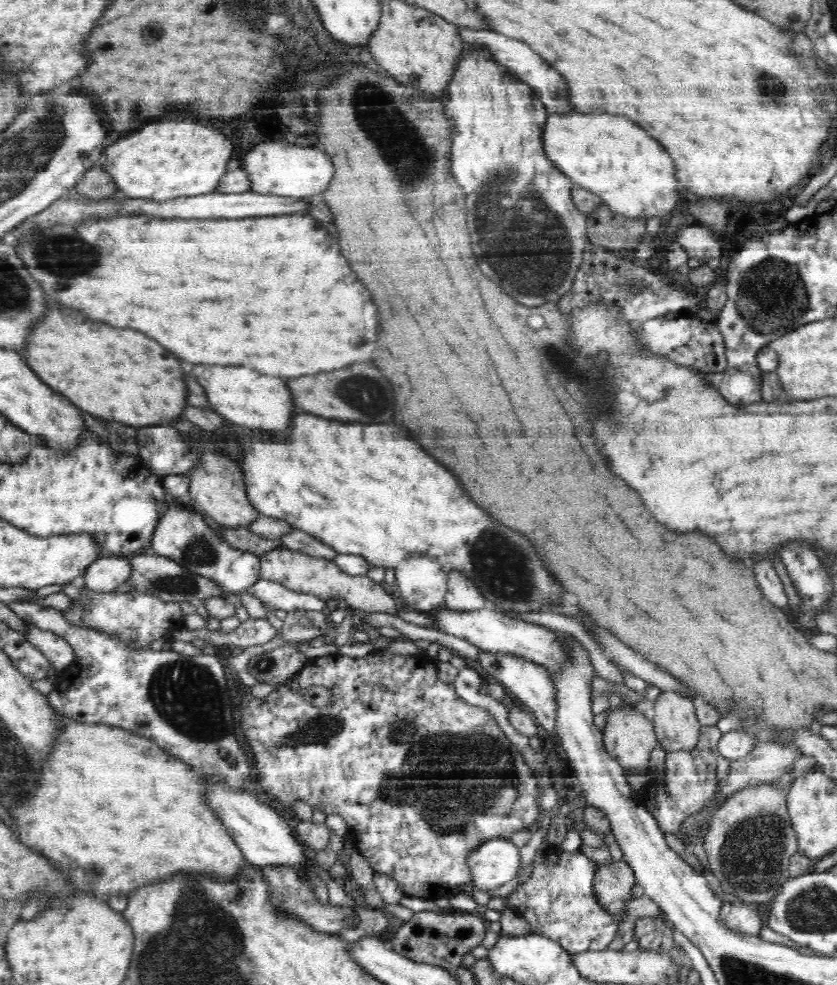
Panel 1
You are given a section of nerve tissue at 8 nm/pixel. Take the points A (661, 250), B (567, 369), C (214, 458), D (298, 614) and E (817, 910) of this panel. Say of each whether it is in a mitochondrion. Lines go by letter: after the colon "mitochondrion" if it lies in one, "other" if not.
A: other
B: mitochondrion
C: other
D: other
E: mitochondrion

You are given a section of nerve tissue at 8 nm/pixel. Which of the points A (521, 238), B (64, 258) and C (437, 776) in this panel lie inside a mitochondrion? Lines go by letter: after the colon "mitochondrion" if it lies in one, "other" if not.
A: mitochondrion
B: mitochondrion
C: mitochondrion

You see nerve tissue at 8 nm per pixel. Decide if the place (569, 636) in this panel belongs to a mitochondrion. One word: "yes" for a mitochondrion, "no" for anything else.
no

